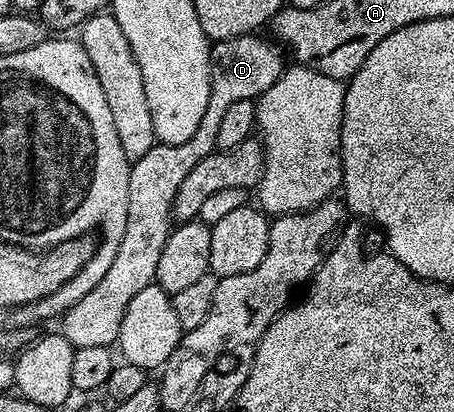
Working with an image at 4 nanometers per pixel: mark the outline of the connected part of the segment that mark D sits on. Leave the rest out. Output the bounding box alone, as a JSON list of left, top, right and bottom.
[60,33,284,349]

